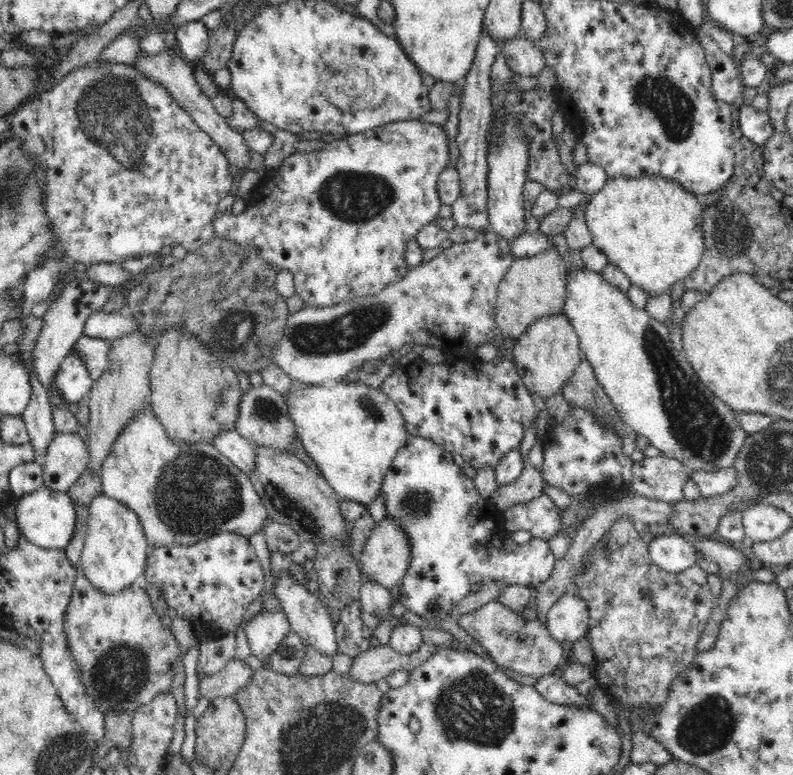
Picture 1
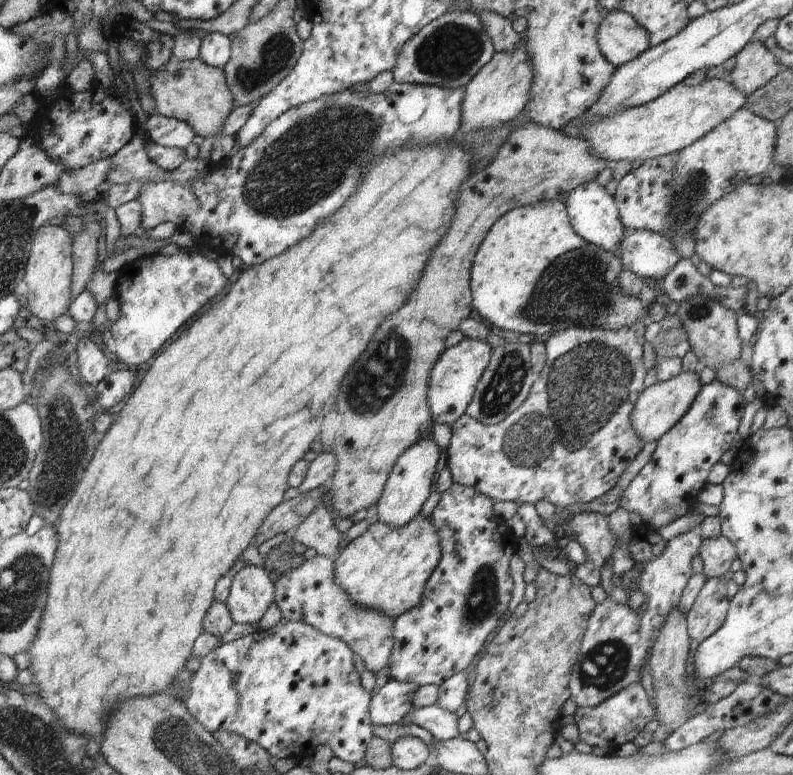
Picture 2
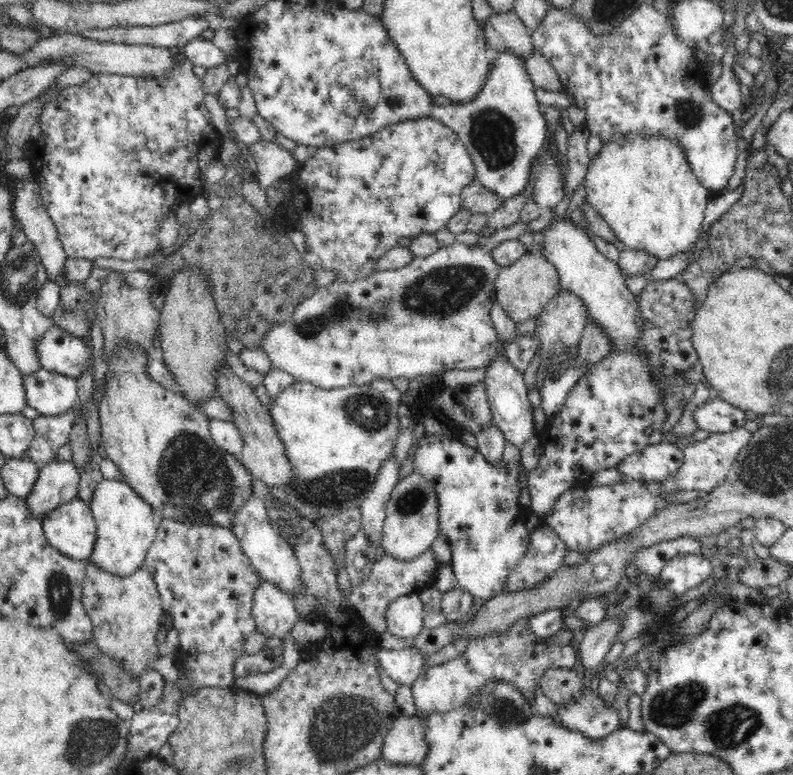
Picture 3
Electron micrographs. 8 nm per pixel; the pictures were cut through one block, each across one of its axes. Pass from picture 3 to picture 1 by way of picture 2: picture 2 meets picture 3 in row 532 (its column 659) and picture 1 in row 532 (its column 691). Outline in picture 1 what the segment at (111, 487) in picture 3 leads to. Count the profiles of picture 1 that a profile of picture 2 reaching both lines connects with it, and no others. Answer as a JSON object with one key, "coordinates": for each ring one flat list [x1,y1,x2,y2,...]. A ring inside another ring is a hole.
{"coordinates":[[96,496,89,505,89,520,80,564,92,585,108,594,128,588,145,574,150,547,144,527,133,511,114,498]]}

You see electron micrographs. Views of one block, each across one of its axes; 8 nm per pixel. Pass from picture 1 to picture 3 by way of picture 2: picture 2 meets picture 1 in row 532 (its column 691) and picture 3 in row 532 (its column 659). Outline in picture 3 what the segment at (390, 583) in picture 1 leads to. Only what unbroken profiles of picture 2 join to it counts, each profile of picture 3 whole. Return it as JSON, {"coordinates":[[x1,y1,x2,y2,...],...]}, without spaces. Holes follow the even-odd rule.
{"coordinates":[[413,471,402,478,387,502,385,524,381,532,384,551,398,559,414,559,429,551,439,538,440,530,439,499,435,486,431,486,422,473]]}

